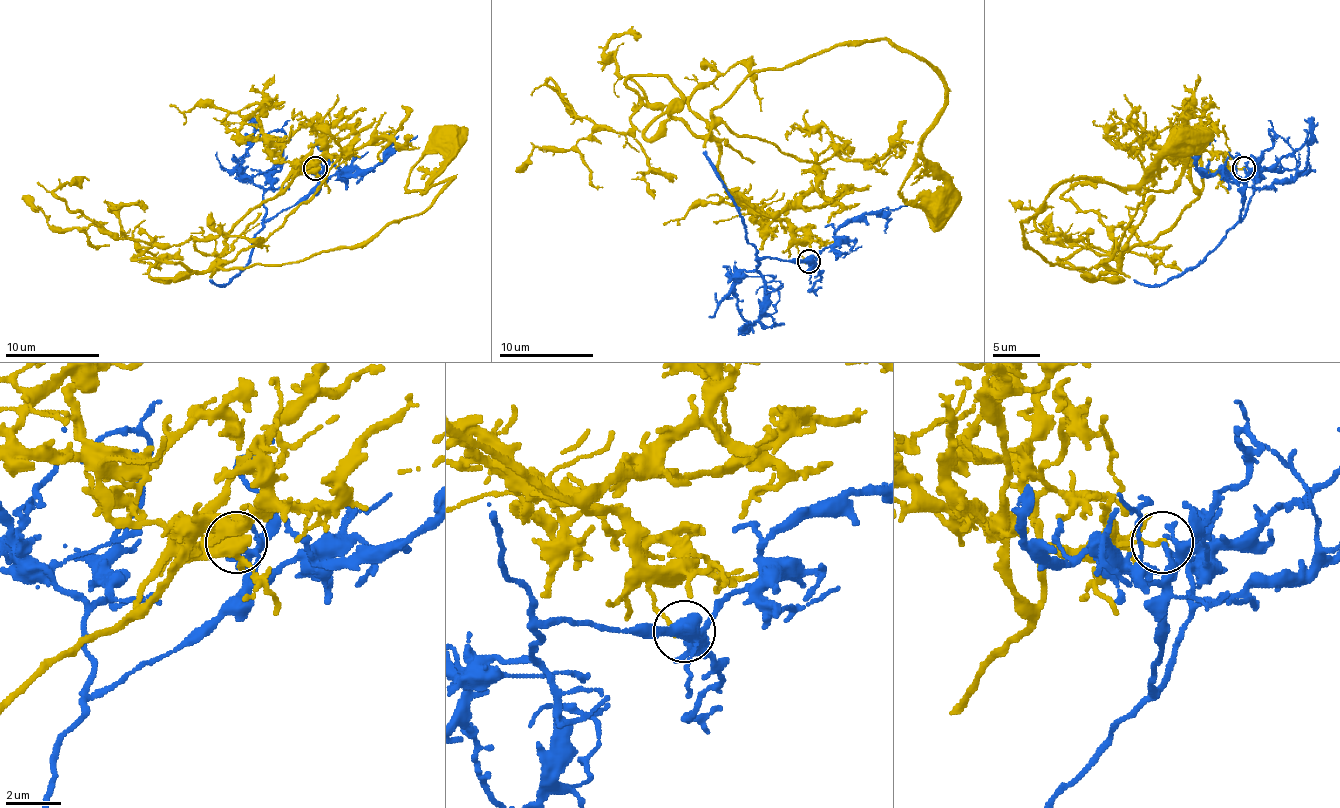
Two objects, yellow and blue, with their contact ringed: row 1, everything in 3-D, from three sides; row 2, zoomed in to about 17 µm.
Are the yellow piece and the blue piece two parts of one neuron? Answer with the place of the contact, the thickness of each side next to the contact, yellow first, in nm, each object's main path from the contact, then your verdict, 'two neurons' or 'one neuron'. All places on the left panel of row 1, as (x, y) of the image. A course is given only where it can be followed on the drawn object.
at (315, 168); 150 nm thick on the yellow side, 120 nm on the other; yellow runs (314, 168), (235, 224), (223, 268), (364, 247), (420, 215), (450, 179), (427, 184), (448, 156), (439, 130); blue runs (314, 168), (317, 184), (267, 219), (263, 196), (270, 189), (286, 135), (279, 130), (270, 132), (263, 142); one neuron

